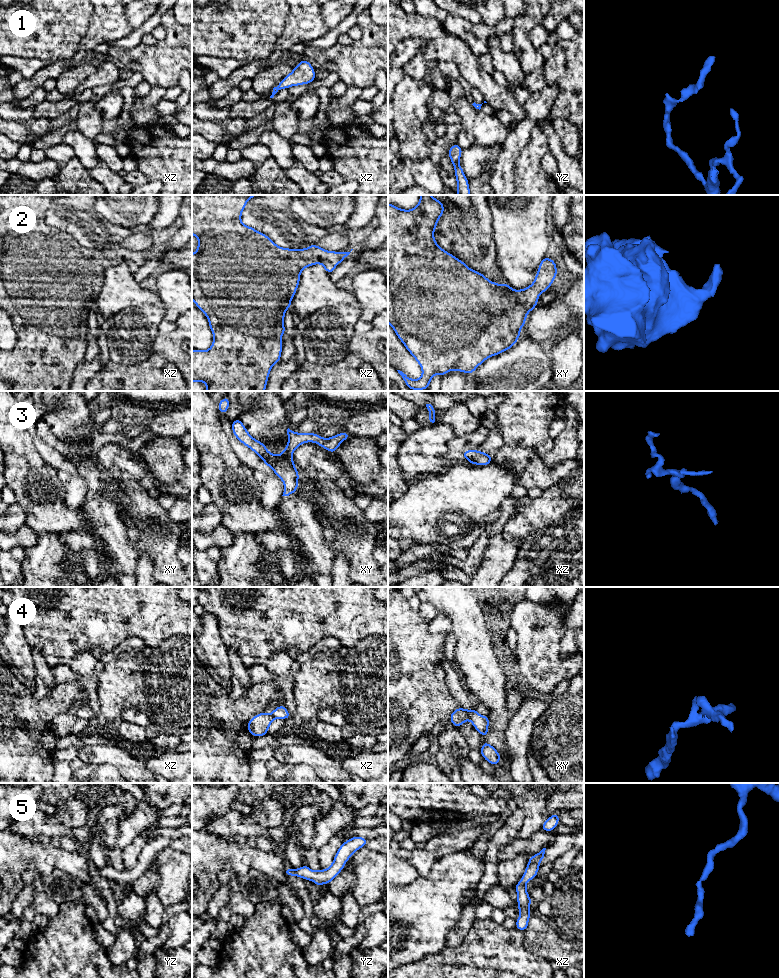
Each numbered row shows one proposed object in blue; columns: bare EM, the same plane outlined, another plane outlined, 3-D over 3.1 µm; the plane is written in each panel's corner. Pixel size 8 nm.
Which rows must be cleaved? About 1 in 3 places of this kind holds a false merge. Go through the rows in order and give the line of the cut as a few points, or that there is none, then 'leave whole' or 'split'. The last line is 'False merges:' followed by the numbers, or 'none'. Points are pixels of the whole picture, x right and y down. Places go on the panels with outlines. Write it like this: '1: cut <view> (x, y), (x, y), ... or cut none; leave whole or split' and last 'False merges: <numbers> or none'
1: cut none; leave whole
2: cut none; leave whole
3: cut none; leave whole
4: cut xy (467, 711), (470, 719); split
5: cut none; leave whole
False merges: 4

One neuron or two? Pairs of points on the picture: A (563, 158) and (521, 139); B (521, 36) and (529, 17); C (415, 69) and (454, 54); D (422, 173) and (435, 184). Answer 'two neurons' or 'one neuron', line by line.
A: two neurons
B: one neuron
C: two neurons
D: one neuron

